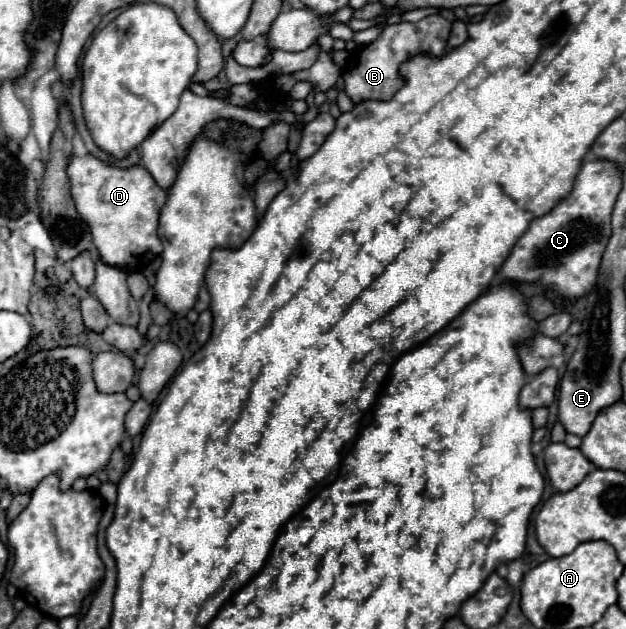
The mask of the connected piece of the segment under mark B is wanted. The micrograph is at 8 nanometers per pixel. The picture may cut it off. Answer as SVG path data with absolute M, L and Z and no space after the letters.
M426 16L414 24L398 22L398 24L386 26L384 32L372 44L364 46L356 54L354 66L348 72L344 72L346 94L350 96L354 104L360 104L366 100L380 100L380 102L390 100L406 84L406 78L400 74L400 66L418 54L440 58L446 52L450 30L452 30L452 24L442 16Z

